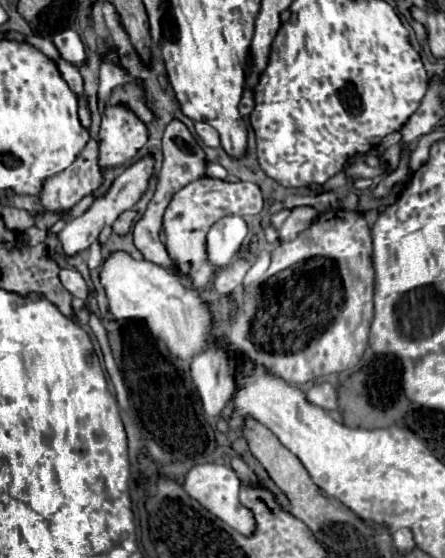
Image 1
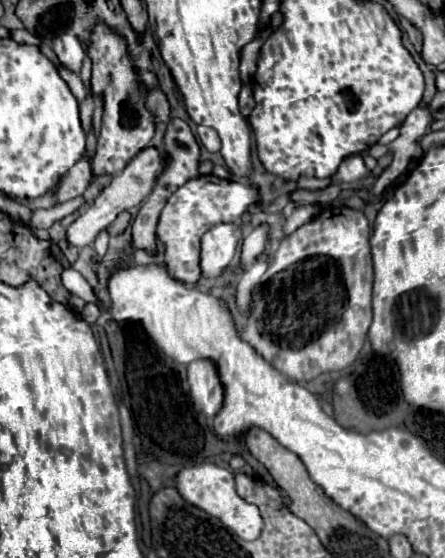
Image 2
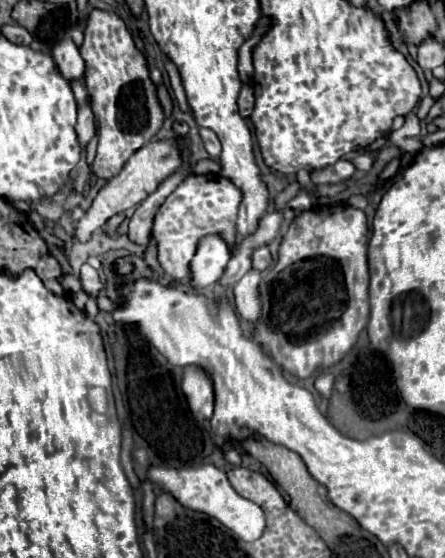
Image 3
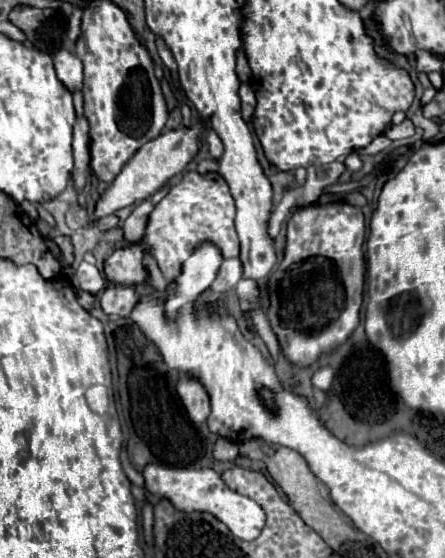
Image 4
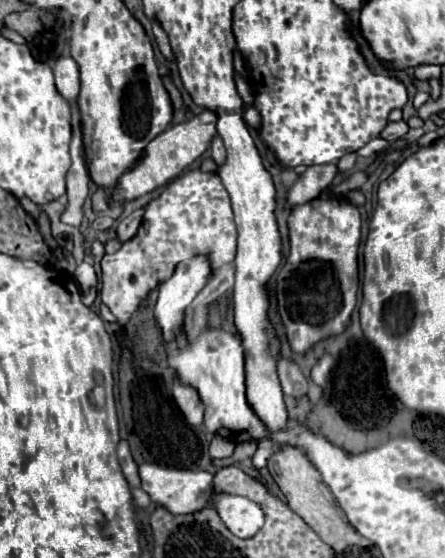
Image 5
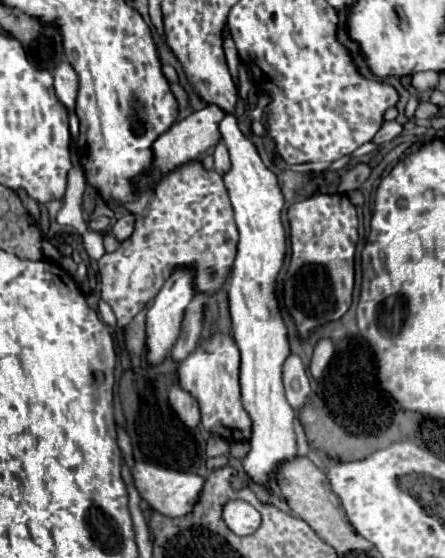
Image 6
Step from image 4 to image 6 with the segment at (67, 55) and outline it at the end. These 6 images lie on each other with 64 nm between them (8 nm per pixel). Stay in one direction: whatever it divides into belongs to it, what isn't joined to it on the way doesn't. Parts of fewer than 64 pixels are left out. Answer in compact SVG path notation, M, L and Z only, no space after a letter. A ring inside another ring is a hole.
M60 62L54 70L54 88L58 100L68 108L74 110L76 104L76 94L78 94L78 76L68 62Z

